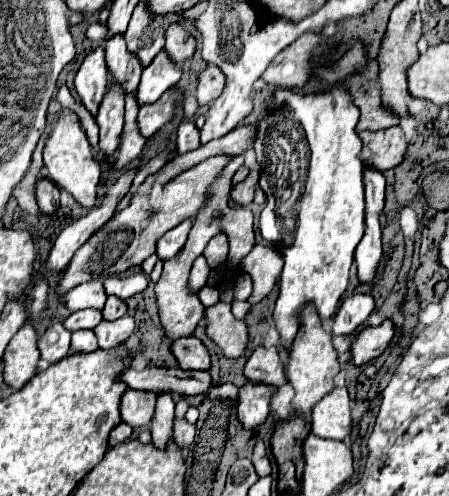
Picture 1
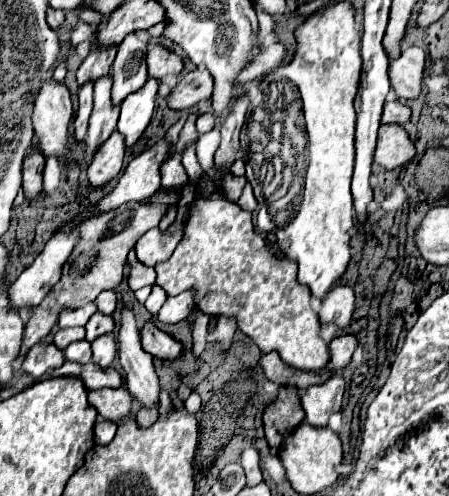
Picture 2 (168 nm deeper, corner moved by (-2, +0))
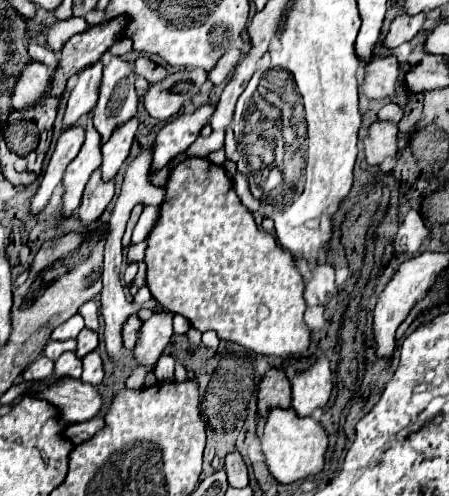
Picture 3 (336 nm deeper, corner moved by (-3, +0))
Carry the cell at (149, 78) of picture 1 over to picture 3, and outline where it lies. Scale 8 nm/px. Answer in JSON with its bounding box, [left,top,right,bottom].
[102,118,138,182]

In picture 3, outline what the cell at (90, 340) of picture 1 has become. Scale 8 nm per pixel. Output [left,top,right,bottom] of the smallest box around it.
[54,352,82,378]

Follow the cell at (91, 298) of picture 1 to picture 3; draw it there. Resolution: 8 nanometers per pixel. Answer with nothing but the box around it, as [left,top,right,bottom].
[52,314,84,340]

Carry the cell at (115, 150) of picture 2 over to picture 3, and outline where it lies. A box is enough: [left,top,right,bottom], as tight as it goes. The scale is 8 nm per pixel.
[76,170,114,228]

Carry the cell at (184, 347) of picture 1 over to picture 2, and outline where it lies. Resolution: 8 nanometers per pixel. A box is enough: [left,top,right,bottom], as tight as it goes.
[141,324,183,360]

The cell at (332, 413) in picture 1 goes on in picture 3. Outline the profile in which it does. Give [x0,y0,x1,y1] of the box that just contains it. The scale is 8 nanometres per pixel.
[290,354,332,416]

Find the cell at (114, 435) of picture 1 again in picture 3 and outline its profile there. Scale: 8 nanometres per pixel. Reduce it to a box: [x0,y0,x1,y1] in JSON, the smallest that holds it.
[64,418,104,444]

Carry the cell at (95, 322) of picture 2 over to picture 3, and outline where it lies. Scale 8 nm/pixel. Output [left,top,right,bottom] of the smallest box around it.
[76,328,98,358]

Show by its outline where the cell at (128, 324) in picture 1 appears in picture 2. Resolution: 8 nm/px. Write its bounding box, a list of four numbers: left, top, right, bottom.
[93,334,117,368]

